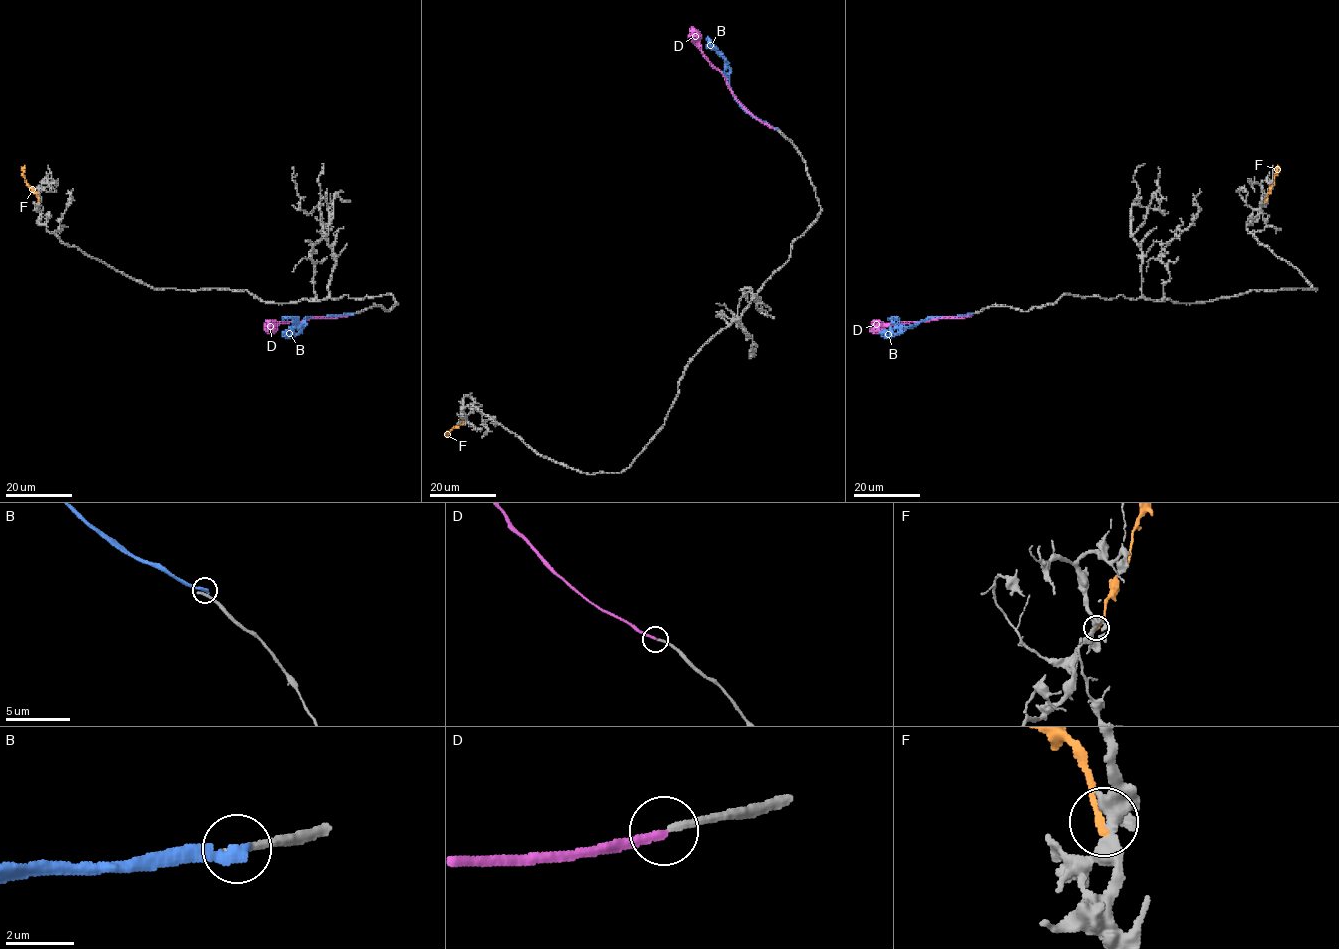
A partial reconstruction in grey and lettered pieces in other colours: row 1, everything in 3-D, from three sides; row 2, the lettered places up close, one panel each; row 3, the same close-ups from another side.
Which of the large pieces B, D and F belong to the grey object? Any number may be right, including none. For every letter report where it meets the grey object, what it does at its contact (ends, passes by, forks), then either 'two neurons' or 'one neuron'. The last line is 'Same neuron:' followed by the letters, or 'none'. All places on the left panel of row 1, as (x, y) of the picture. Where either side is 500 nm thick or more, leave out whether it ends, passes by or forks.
B: meets grey at (352, 313); it ends there; two neurons
D: meets grey at (350, 314); it ends there; two neurons
F: meets grey at (39, 200); it ends there; two neurons
Same neuron: none

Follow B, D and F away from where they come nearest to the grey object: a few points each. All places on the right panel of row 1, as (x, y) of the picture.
B: (971, 313), (923, 319), (914, 327), (881, 337)
D: (972, 314), (887, 323), (880, 329), (870, 331)
F: (1265, 201), (1277, 166)

